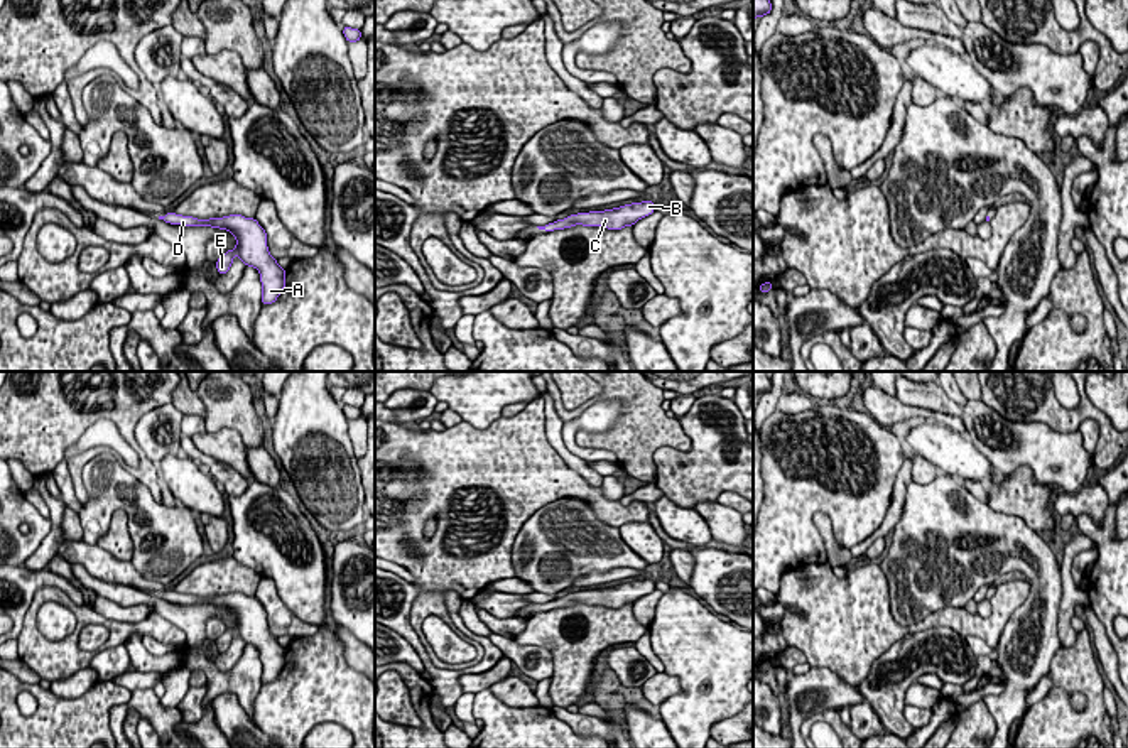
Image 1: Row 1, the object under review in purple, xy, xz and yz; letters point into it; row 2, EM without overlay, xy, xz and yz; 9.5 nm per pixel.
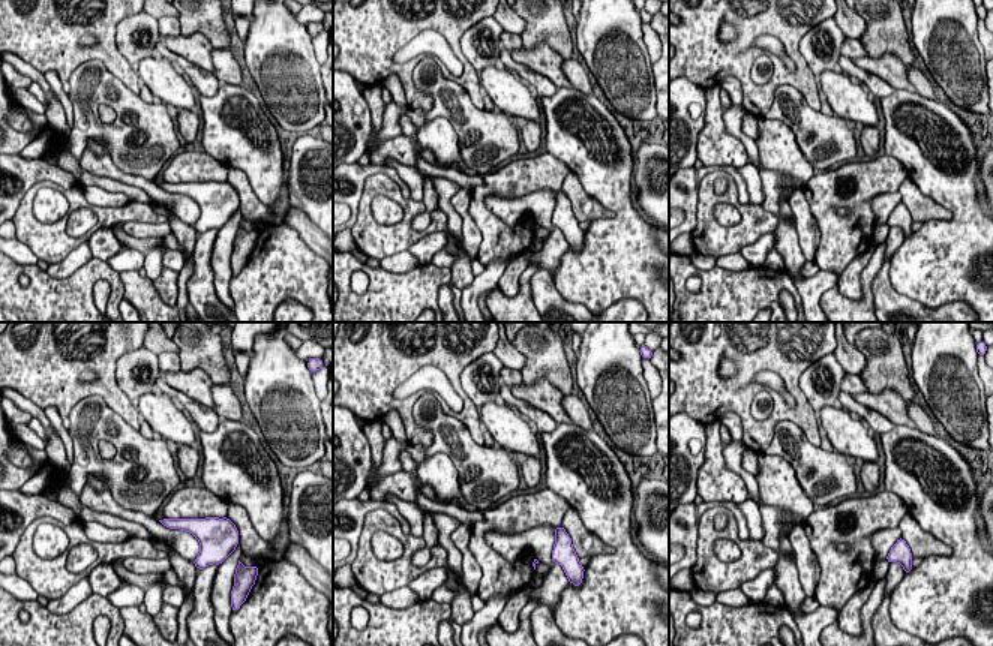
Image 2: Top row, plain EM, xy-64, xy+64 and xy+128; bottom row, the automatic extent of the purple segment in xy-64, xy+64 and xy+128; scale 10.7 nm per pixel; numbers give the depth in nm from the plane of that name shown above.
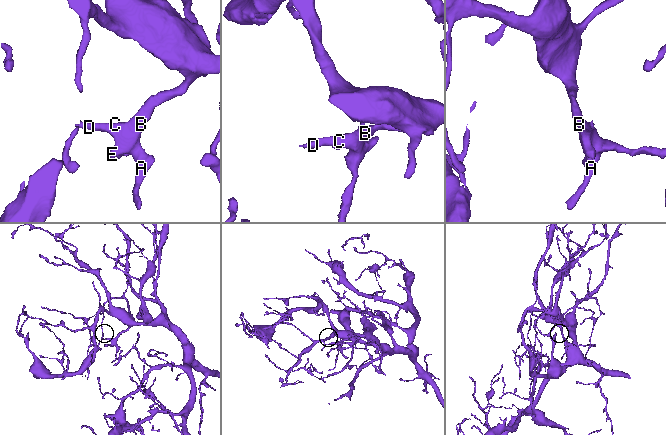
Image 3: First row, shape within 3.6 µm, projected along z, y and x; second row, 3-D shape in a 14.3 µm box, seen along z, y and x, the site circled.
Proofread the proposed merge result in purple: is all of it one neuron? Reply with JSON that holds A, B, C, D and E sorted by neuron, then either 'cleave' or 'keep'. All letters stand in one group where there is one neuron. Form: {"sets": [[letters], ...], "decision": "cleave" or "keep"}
{"sets": [["A", "B", "C", "D", "E"]], "decision": "keep"}

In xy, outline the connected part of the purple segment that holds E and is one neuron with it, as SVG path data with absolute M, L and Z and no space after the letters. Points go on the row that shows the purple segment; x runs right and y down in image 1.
M167 211L159 220L181 225L181 226L211 226L228 230L235 235L236 247L226 250L226 253L216 260L220 275L226 274L233 263L233 257L240 257L248 267L255 267L260 272L262 282L262 304L268 306L277 301L285 287L285 268L270 255L267 247L267 233L255 218L245 218L241 214L230 214L223 218L198 220L193 216L182 216Z

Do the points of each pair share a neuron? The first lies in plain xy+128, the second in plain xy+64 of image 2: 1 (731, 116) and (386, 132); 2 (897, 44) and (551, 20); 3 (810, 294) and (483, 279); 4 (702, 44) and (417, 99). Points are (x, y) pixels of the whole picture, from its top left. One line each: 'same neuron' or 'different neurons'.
1: same neuron
2: same neuron
3: same neuron
4: same neuron

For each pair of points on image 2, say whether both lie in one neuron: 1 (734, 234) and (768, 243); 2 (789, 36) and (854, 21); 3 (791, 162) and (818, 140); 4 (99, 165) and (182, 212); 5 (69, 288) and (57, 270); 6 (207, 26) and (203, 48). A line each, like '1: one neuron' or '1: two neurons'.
1: two neurons
2: two neurons
3: two neurons
4: one neuron
5: two neurons
6: two neurons

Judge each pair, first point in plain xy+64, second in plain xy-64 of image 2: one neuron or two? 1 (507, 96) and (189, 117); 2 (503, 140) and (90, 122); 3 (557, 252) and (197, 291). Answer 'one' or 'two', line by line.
1: two
2: one
3: two

